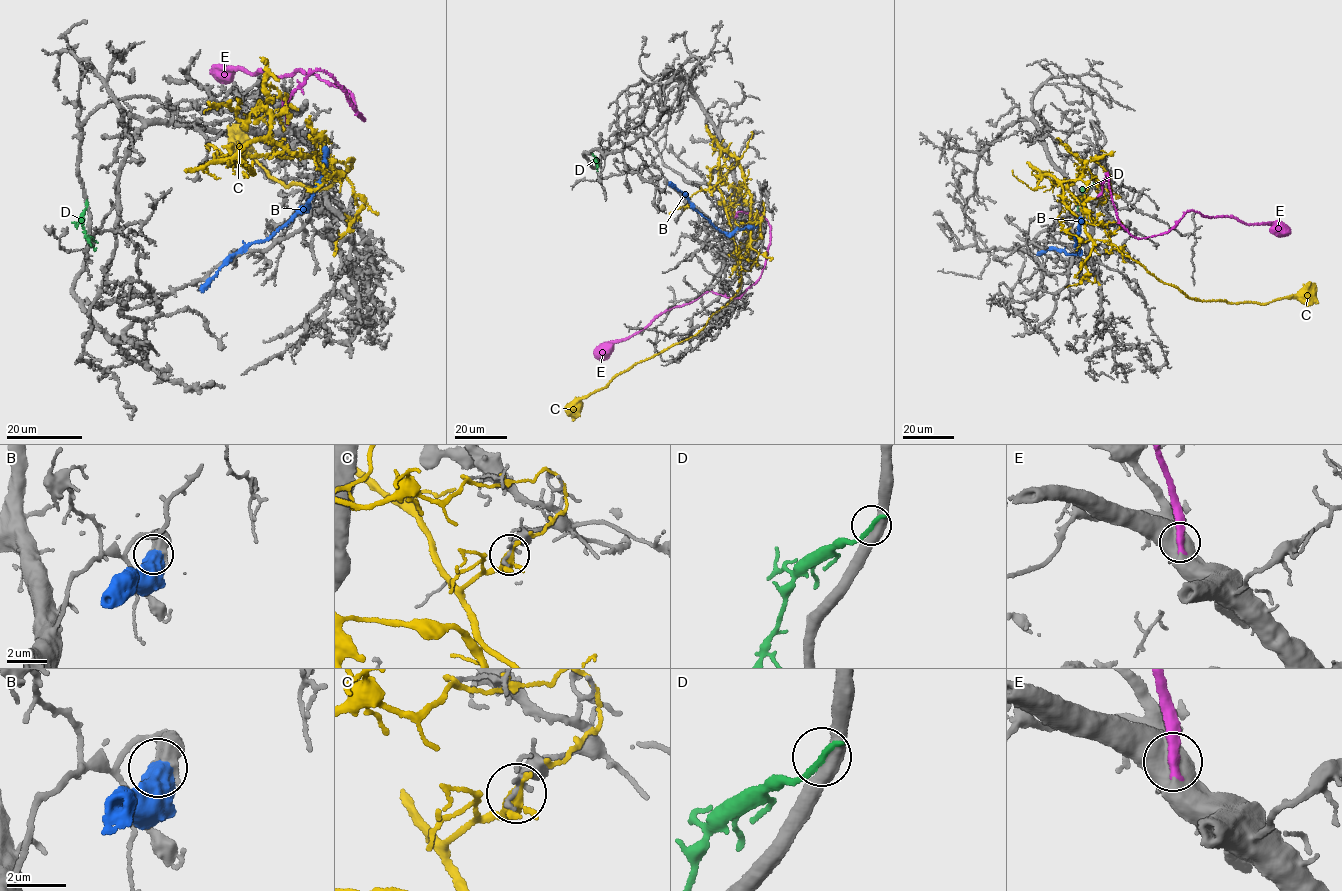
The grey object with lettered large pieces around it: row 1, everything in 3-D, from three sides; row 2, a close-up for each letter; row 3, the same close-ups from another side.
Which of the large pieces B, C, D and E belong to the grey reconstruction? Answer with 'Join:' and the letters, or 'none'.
Join: E

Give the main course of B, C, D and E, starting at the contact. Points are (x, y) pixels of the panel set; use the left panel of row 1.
B: (324, 149), (323, 178), (309, 202), (268, 238), (236, 252), (200, 291)
C: (323, 144), (319, 158), (327, 162), (353, 159), (336, 180), (313, 189), (270, 176), (241, 152), (248, 141)
D: (86, 203), (83, 222), (94, 251)
E: (287, 122), (283, 102), (320, 70), (364, 119), (351, 94), (300, 69), (279, 77), (227, 68), (218, 74)

